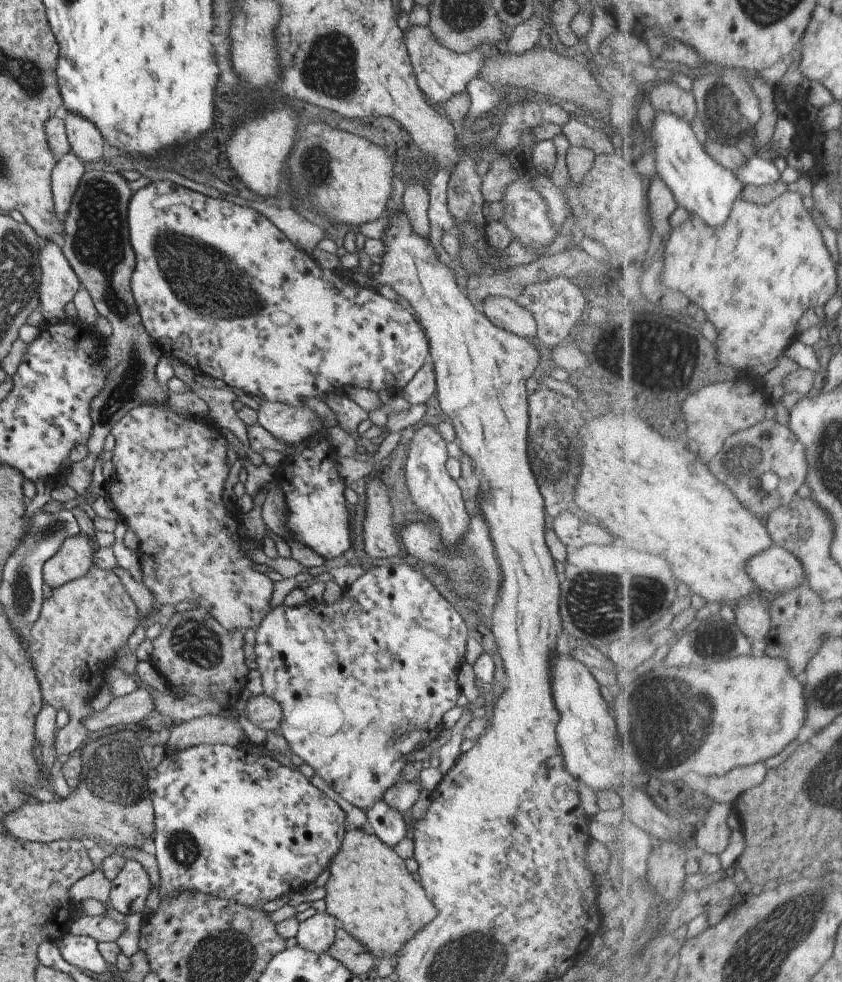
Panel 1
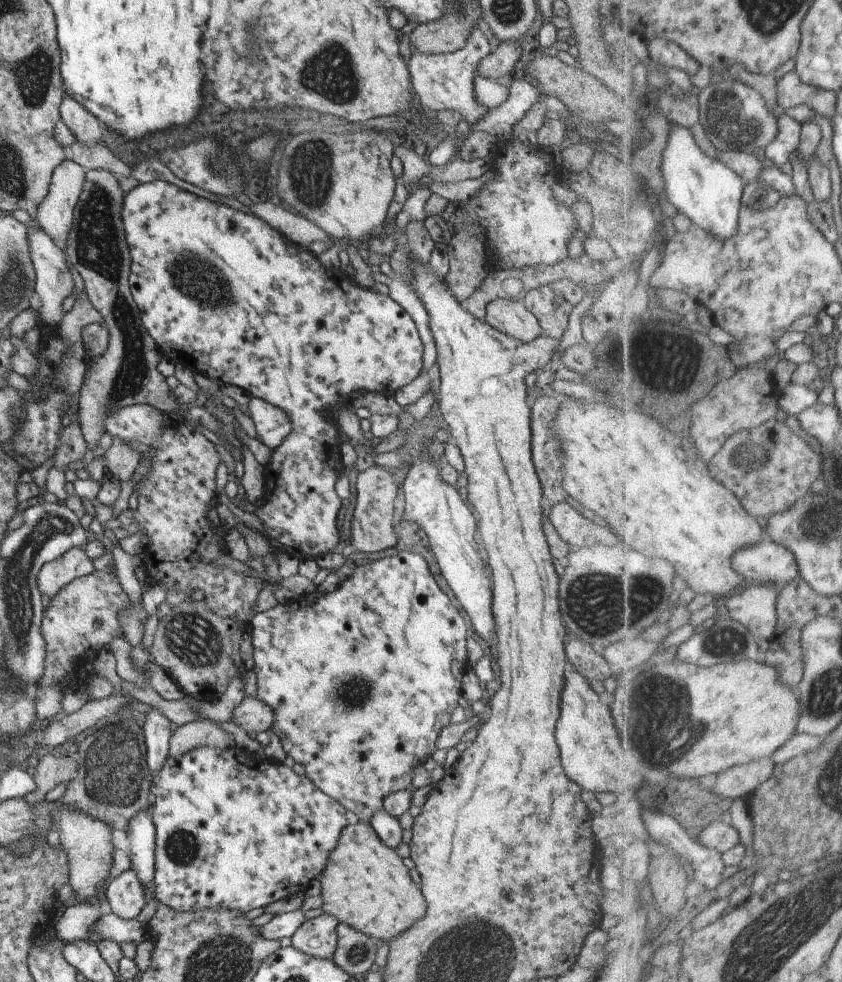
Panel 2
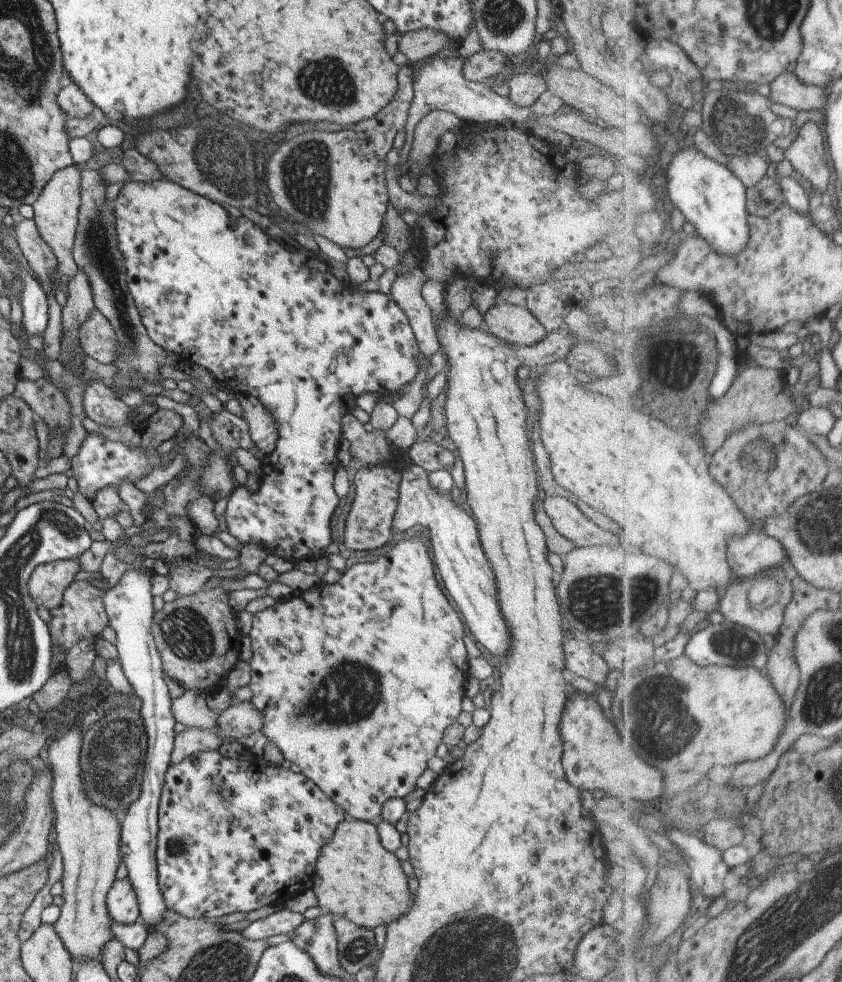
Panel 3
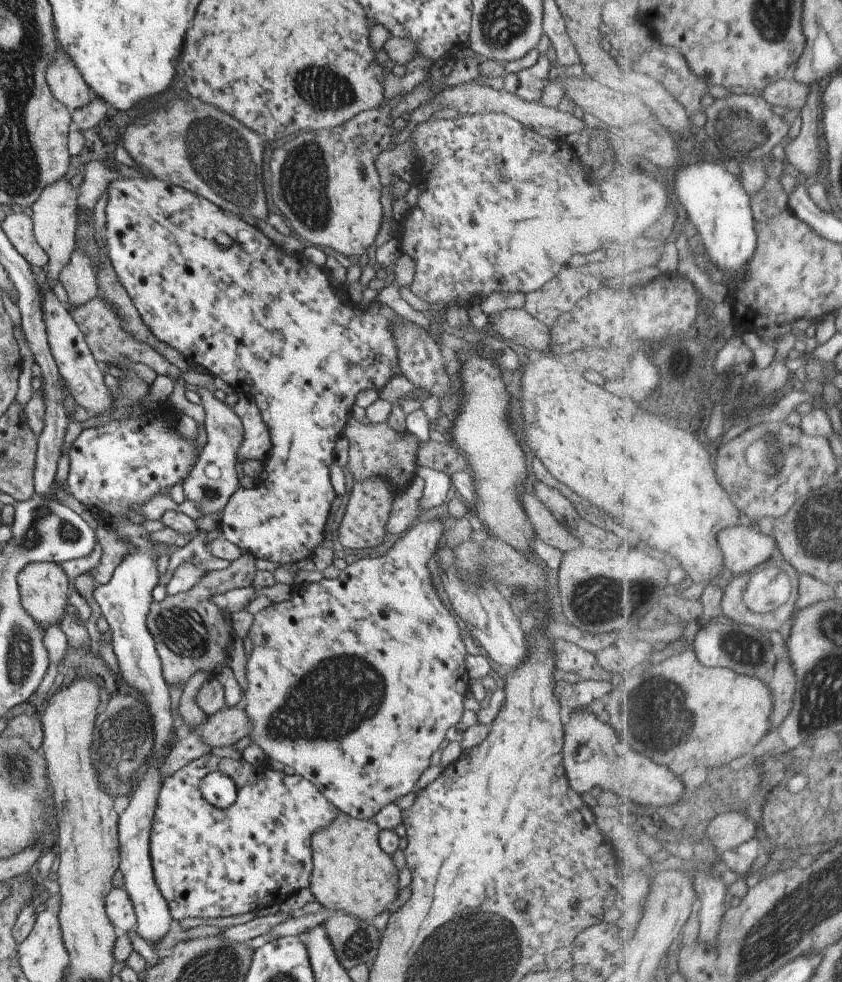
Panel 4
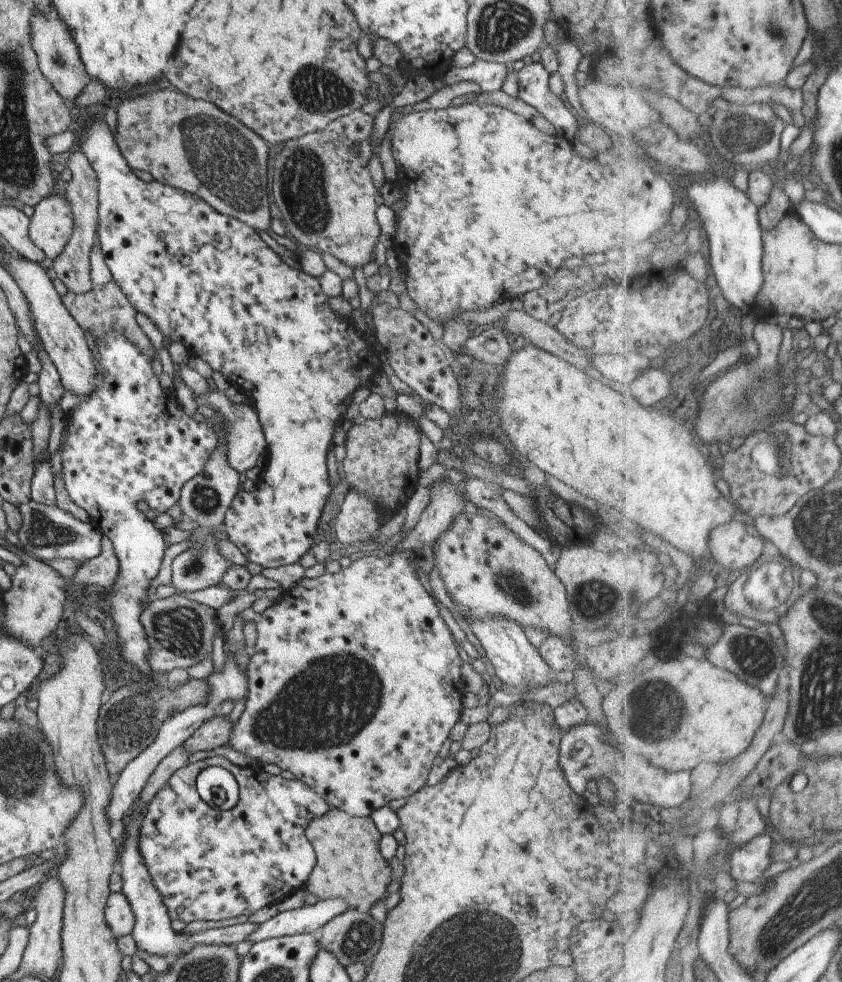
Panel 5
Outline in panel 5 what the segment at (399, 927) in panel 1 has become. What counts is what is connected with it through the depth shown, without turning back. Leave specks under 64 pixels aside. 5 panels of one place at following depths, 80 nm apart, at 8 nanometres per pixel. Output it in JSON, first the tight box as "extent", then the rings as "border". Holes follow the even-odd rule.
{"extent":[304,808,391,911],"border":[[[329,808],[320,817],[314,818],[305,827],[304,835],[312,846],[315,858],[314,865],[306,880],[305,890],[318,901],[340,898],[349,909],[367,911],[375,902],[387,896],[387,885],[391,881],[388,862],[381,856],[378,849],[380,832],[373,824],[371,817],[352,817],[339,809]]]}

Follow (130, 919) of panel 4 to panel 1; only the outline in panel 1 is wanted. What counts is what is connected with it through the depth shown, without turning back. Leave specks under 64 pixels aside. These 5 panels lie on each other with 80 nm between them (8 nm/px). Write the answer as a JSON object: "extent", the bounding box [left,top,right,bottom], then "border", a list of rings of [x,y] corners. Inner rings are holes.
{"extent":[110,859,149,915],"border":[[[126,859],[117,876],[110,880],[110,905],[124,915],[143,909],[149,890],[149,877],[143,866],[134,859]]]}

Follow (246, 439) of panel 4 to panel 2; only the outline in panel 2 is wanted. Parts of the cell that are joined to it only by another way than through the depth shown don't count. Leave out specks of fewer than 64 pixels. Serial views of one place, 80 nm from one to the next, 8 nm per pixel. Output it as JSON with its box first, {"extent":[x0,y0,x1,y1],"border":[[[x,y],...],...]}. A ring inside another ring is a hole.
{"extent":[246,397,292,451],"border":[[[250,397],[246,405],[255,425],[257,440],[273,451],[291,430],[292,424],[287,413],[255,397]]]}

